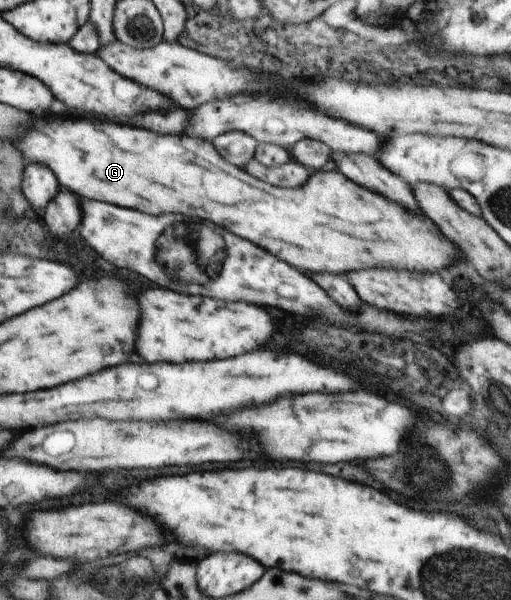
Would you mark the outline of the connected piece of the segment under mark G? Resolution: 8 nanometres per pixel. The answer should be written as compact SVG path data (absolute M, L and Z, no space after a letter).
M36 120L36 124L28 130L28 136L18 144L18 150L30 158L32 162L42 162L46 166L52 168L52 172L56 174L58 182L68 188L68 190L74 190L78 196L82 198L94 198L94 200L102 200L102 202L110 202L110 204L118 204L118 206L124 206L124 208L132 208L132 210L140 210L140 212L148 212L148 214L168 214L168 212L180 212L180 214L186 214L186 216L196 216L196 218L202 218L202 220L212 220L214 224L230 230L232 234L240 236L240 238L246 238L254 244L258 244L260 248L272 252L274 256L286 260L288 264L292 264L294 268L298 268L300 272L334 272L334 274L342 274L342 272L348 272L348 270L360 270L360 268L398 268L398 270L410 270L410 272L432 272L432 274L444 274L452 264L456 264L458 260L462 260L462 252L458 250L458 246L454 246L446 236L442 236L442 232L436 228L436 224L426 218L426 216L420 216L416 212L410 212L406 208L402 208L400 204L394 204L392 200L384 198L384 196L378 196L376 192L368 190L368 188L362 188L358 186L356 182L348 180L344 174L340 172L316 172L310 176L310 180L302 186L302 188L276 188L276 186L270 186L266 182L260 182L256 178L252 178L250 174L246 174L244 170L236 168L234 164L228 164L220 154L218 150L202 140L202 138L190 138L190 136L160 136L160 134L154 134L154 132L146 132L142 128L130 128L130 126L118 126L118 124L112 124L112 122L88 122L88 120Z

